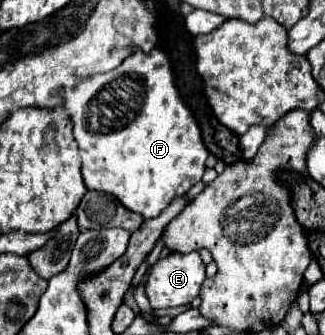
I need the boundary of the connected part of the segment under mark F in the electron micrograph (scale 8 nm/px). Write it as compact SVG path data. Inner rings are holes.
M133 48L135 52L132 52L116 70L110 70L108 74L96 74L92 78L86 78L86 80L66 80L64 82L64 108L72 114L72 122L74 122L74 138L78 142L78 148L80 148L80 156L82 156L82 176L84 176L84 184L90 188L90 190L100 190L100 192L110 192L114 194L128 210L132 212L138 212L142 214L144 220L150 220L150 218L156 218L174 198L180 198L184 196L196 182L202 180L202 174L206 170L204 162L208 158L208 150L204 146L204 140L202 140L202 130L200 130L200 124L194 116L194 112L186 106L186 102L182 100L180 96L180 90L176 88L176 82L174 82L174 72L172 72L172 66L170 66L170 60L168 56L158 50L158 48L152 48L148 54L142 52L140 48Z

